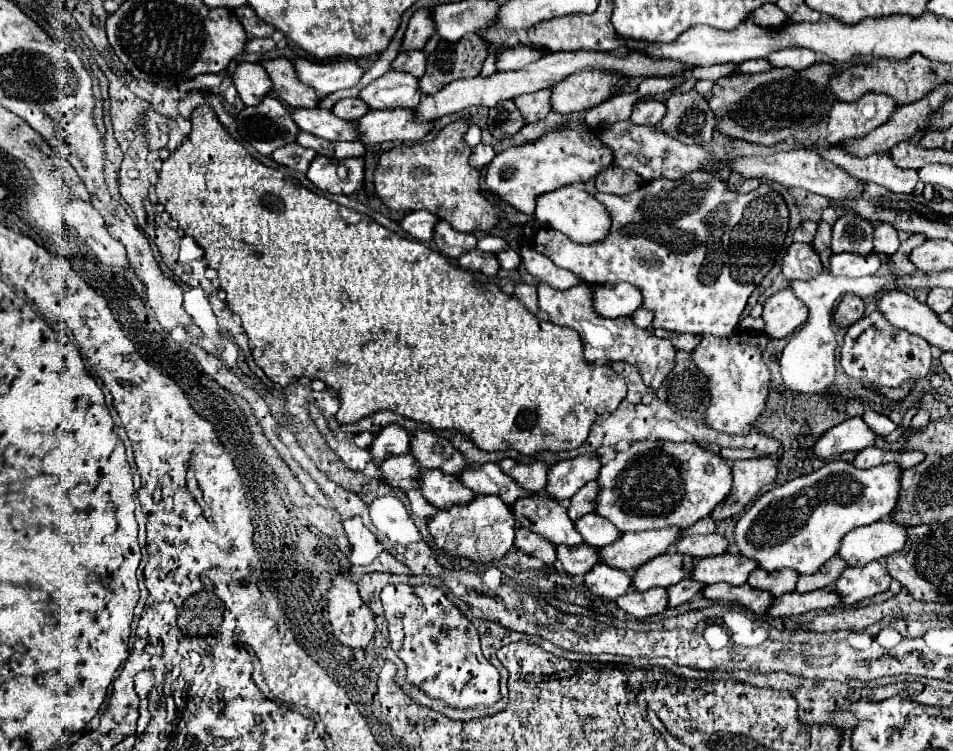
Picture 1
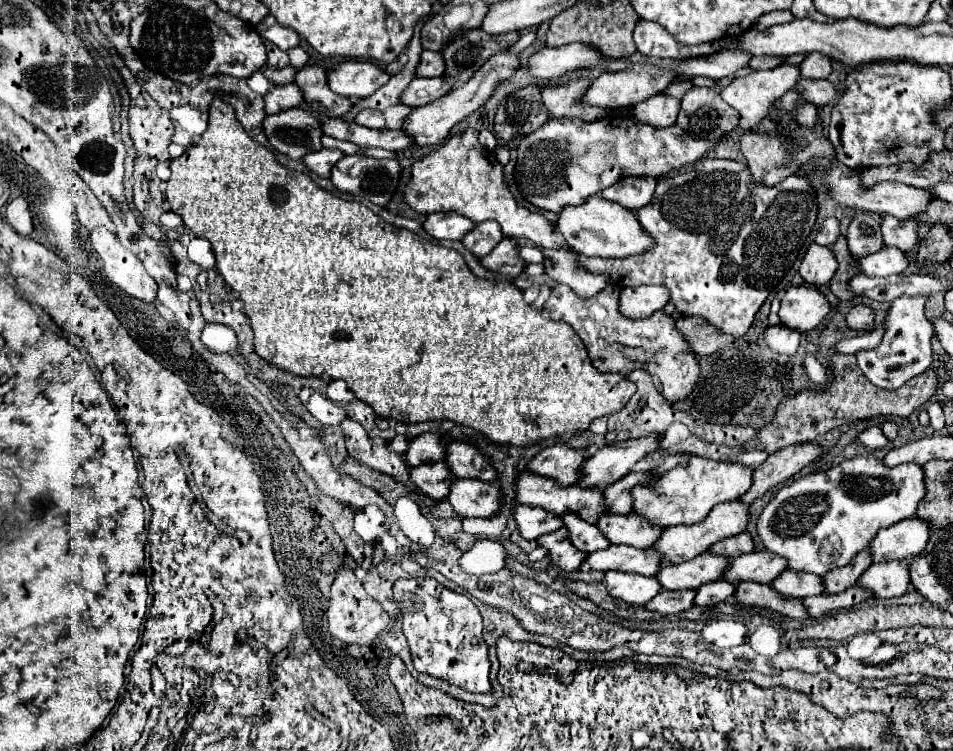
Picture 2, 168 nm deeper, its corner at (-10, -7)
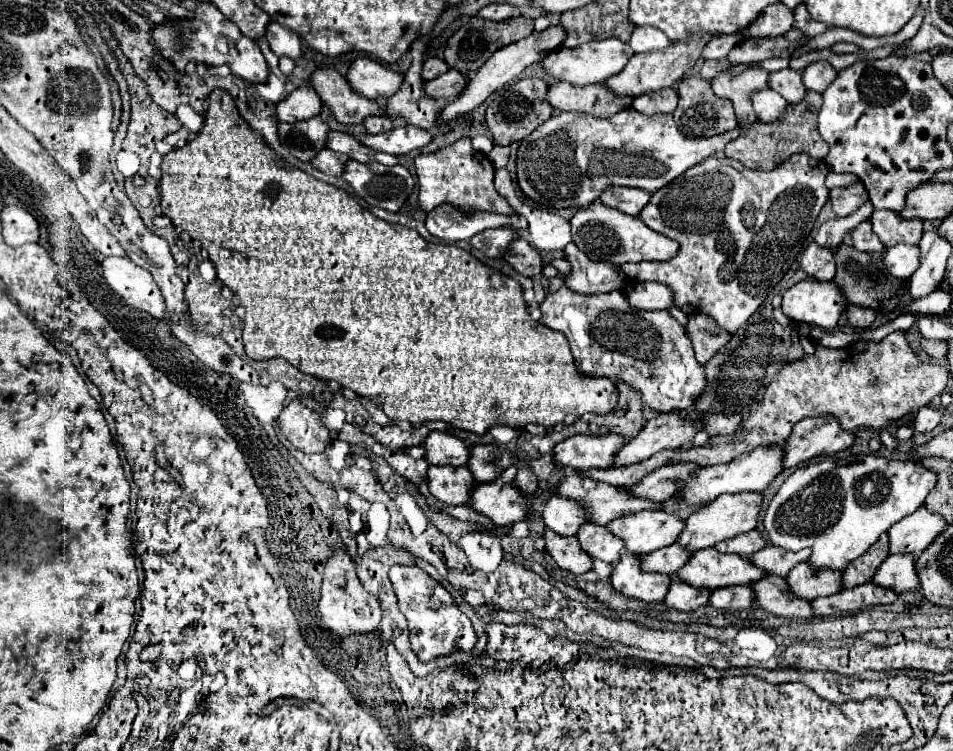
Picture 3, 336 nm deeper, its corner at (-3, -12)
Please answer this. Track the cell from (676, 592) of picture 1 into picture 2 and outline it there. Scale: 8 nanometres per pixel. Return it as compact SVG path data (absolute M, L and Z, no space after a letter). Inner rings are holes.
M726 580L708 582L696 590L694 606L714 606L714 604L730 598L732 594L734 594L734 586L728 584Z

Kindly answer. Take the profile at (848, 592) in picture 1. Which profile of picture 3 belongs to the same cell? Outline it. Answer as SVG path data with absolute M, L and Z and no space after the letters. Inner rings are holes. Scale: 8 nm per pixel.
M889 555L873 577L875 585L885 589L893 589L895 593L913 591L919 587L919 577L915 571L915 557L913 555Z

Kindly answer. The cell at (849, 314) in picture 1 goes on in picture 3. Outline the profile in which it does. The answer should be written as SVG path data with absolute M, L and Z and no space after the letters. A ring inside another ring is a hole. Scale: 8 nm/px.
M849 305L847 307L847 321L855 329L867 329L869 325L873 325L875 317L877 317L877 313L873 309L859 307L859 305Z

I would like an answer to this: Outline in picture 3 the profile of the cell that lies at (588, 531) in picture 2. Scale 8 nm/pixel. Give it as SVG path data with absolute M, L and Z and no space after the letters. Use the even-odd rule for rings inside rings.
M595 523L583 525L579 529L577 537L579 537L581 547L591 557L599 557L607 563L617 563L623 549L625 549L625 541L621 537L615 537L607 527L595 525Z

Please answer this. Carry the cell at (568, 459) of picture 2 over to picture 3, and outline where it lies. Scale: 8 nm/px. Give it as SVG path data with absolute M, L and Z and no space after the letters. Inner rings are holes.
M607 433L601 437L595 435L573 435L565 441L561 441L555 447L555 465L563 465L563 467L571 467L575 471L587 471L587 469L607 469L613 465L613 457L617 453L617 449L621 449L625 445L625 437L615 435L615 433Z

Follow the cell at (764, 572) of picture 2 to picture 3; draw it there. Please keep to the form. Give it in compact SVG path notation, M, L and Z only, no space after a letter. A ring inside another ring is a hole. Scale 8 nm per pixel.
M767 545L765 549L757 551L753 555L753 563L761 569L765 569L767 573L771 575L781 575L781 577L787 577L787 573L801 561L809 559L811 557L811 549L801 549L797 553L791 553L791 551L785 551L781 547L775 547L775 545Z

